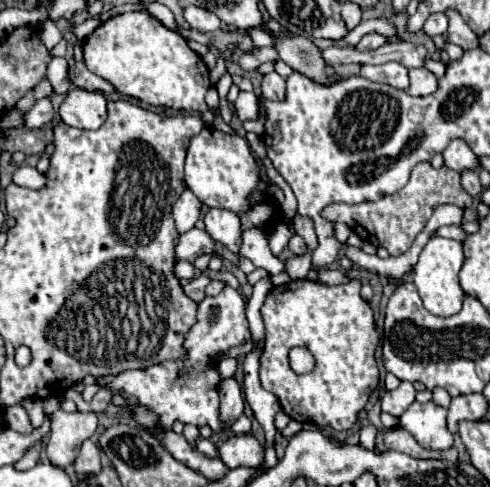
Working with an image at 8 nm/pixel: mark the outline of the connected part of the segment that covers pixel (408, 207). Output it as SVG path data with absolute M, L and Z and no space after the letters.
M419 162L411 172L411 180L399 192L383 196L377 202L329 204L323 210L323 216L331 222L349 224L359 234L359 238L371 242L373 246L387 248L391 256L399 256L413 244L415 236L425 228L433 210L441 204L455 204L459 208L469 208L473 204L473 198L463 190L459 172L447 166L441 166L437 170L431 166L431 162Z

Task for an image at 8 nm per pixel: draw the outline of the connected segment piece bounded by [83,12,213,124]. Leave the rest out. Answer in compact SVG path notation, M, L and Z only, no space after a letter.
M129 12L129 14L117 14L117 16L109 18L91 36L87 36L87 40L83 42L83 54L85 54L85 66L93 74L111 82L119 94L133 96L151 106L169 106L173 110L201 112L201 118L207 124L213 122L213 114L211 114L209 106L205 104L205 94L211 86L207 66L203 64L201 56L195 54L187 46L187 40L181 34L165 28L161 22L153 20L149 14Z

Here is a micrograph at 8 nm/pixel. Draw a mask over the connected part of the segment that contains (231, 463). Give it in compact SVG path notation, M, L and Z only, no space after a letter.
M237 434L221 444L219 458L227 468L259 466L263 462L263 446L251 434Z

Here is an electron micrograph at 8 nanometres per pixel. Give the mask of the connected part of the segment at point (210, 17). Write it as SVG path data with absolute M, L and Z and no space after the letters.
M187 6L183 10L183 16L189 22L189 26L199 32L213 32L221 26L221 20L213 12L207 12L205 8L199 6Z

